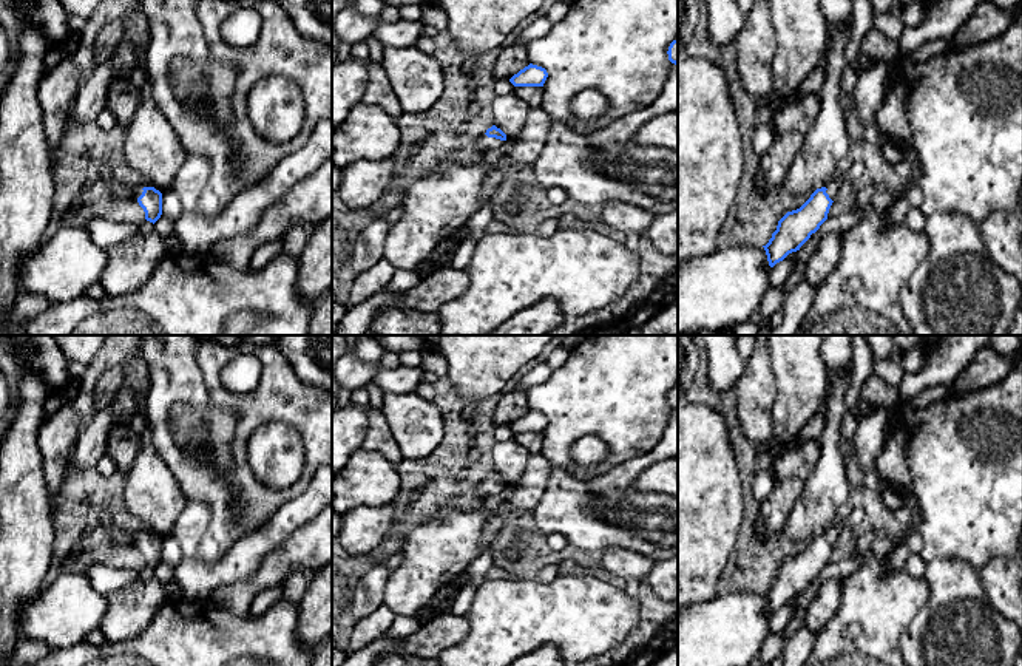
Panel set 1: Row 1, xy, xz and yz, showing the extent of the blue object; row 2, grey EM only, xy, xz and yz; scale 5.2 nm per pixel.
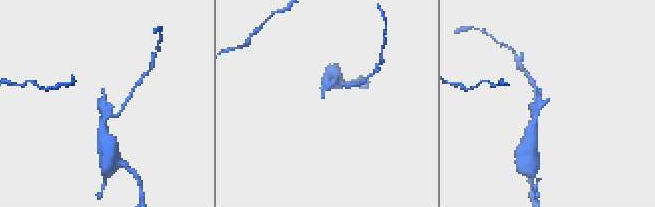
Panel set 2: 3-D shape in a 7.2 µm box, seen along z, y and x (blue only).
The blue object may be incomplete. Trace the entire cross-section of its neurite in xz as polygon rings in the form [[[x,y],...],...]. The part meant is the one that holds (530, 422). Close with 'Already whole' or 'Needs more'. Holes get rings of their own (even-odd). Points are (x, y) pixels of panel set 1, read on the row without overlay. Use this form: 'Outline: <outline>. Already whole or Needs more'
Outline: [[[530,409],[517,420],[514,420],[509,428],[514,433],[543,433],[548,419],[545,414]]]. Already whole

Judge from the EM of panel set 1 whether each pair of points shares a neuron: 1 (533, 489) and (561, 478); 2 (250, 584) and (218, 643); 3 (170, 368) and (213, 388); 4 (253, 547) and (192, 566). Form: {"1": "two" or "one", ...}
{"1": "two", "2": "two", "3": "two", "4": "one"}

